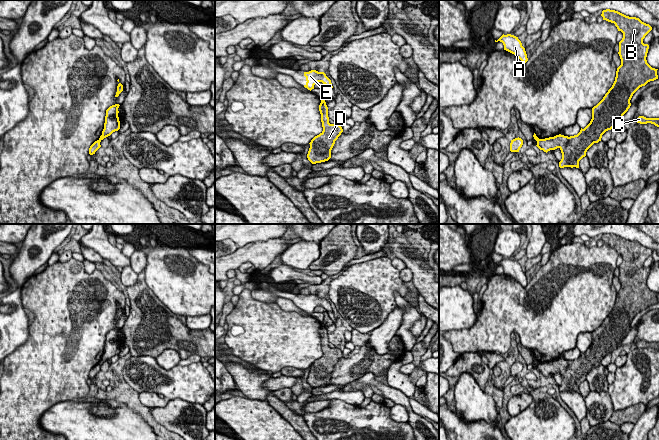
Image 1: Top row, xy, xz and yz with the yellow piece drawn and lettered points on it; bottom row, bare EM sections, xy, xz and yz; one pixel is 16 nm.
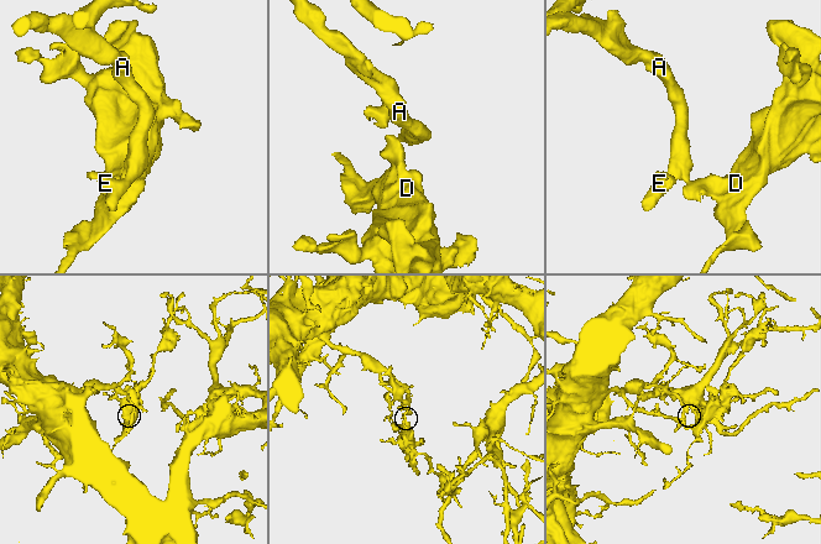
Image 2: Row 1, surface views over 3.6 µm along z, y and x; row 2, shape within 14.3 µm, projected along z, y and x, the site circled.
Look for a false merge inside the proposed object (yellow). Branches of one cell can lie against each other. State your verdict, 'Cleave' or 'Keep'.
Cleave

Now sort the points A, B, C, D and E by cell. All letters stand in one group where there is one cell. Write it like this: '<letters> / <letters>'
A E / B C D

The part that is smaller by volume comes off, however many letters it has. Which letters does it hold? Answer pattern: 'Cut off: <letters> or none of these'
Cut off: B, C, D

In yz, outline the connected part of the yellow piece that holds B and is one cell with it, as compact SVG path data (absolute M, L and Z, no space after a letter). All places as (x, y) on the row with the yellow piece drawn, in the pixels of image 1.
M603 10L601 16L623 33L618 52L621 65L617 68L612 87L592 108L592 119L584 129L581 128L574 136L559 134L537 141L536 146L546 153L557 148L561 150L560 168L579 168L579 161L586 156L587 150L601 141L602 135L617 125L628 111L633 94L648 82L658 79L658 69L652 68L646 60L649 45L643 43L652 27L639 18L615 10Z

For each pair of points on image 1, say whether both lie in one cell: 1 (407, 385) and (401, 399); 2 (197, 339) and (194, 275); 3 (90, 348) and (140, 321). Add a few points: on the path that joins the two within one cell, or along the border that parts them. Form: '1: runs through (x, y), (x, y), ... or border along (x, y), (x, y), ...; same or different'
1: border along (389, 385), (399, 389), (408, 397); different
2: border along (164, 305), (173, 313), (181, 314), (185, 317); different
3: border along (127, 317), (120, 329); different

